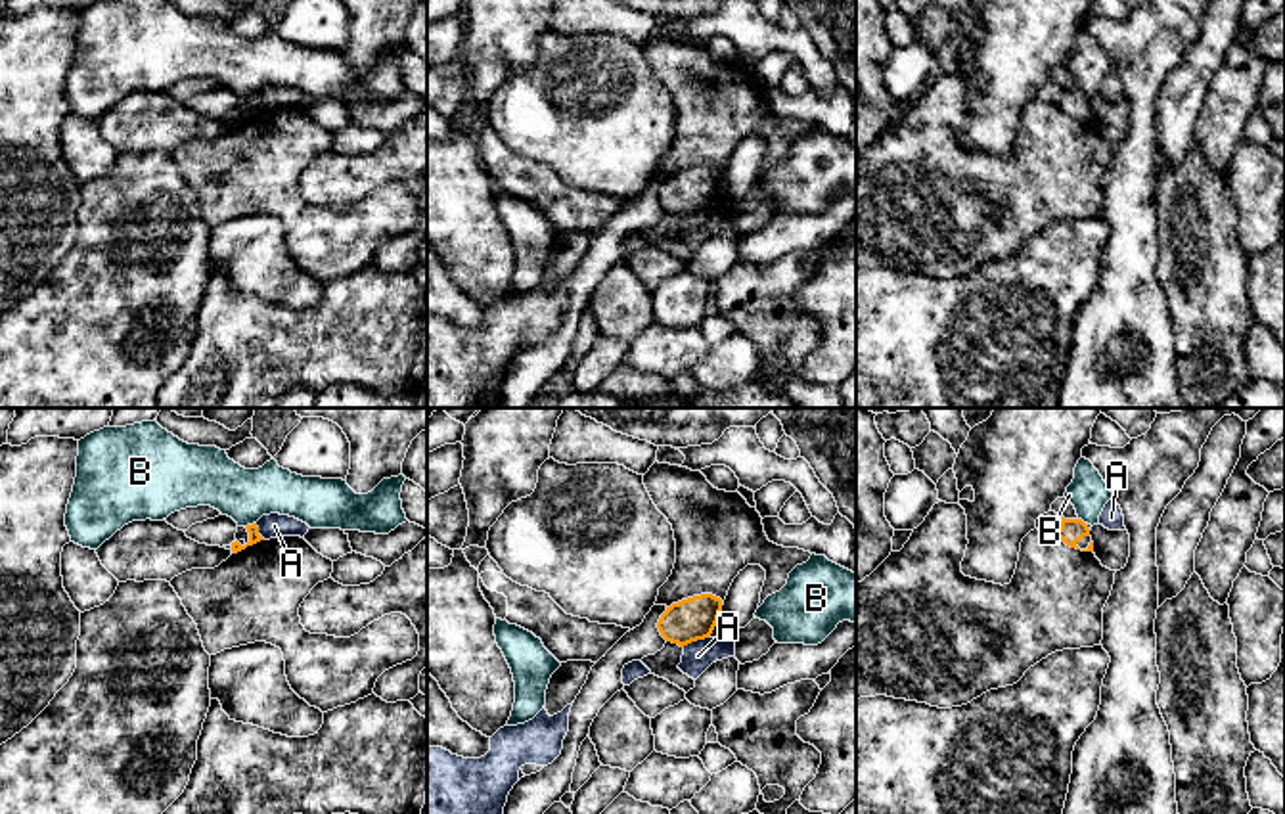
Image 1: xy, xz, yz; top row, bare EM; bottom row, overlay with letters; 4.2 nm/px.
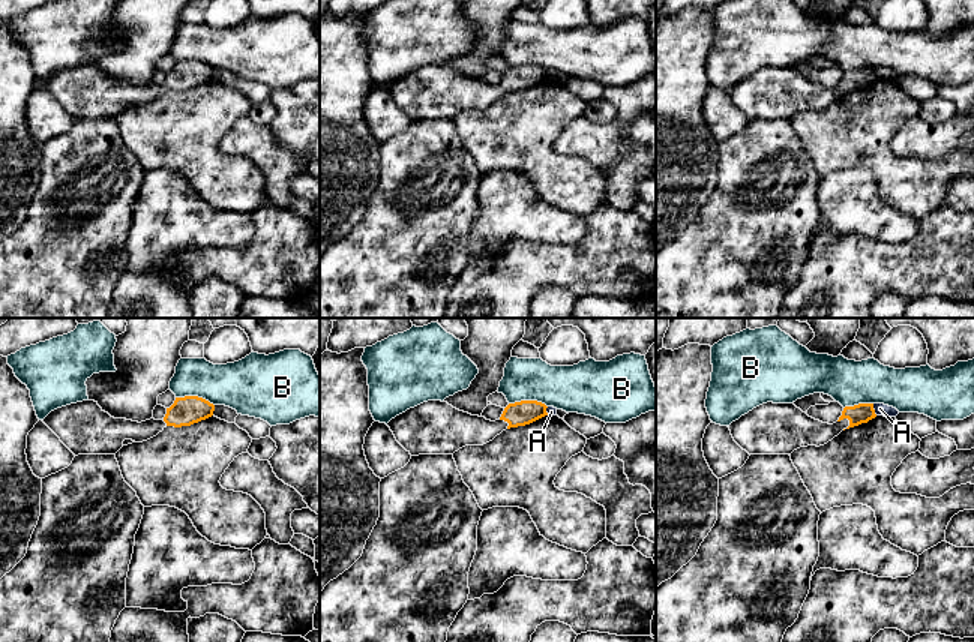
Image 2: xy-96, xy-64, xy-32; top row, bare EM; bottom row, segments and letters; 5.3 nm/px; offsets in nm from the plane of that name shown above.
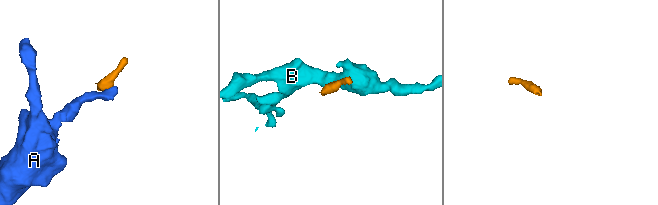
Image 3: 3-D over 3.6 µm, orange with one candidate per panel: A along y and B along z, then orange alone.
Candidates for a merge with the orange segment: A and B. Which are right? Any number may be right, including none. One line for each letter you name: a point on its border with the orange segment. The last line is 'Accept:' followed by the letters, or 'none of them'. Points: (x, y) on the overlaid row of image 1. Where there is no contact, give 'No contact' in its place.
Accept: none of them

